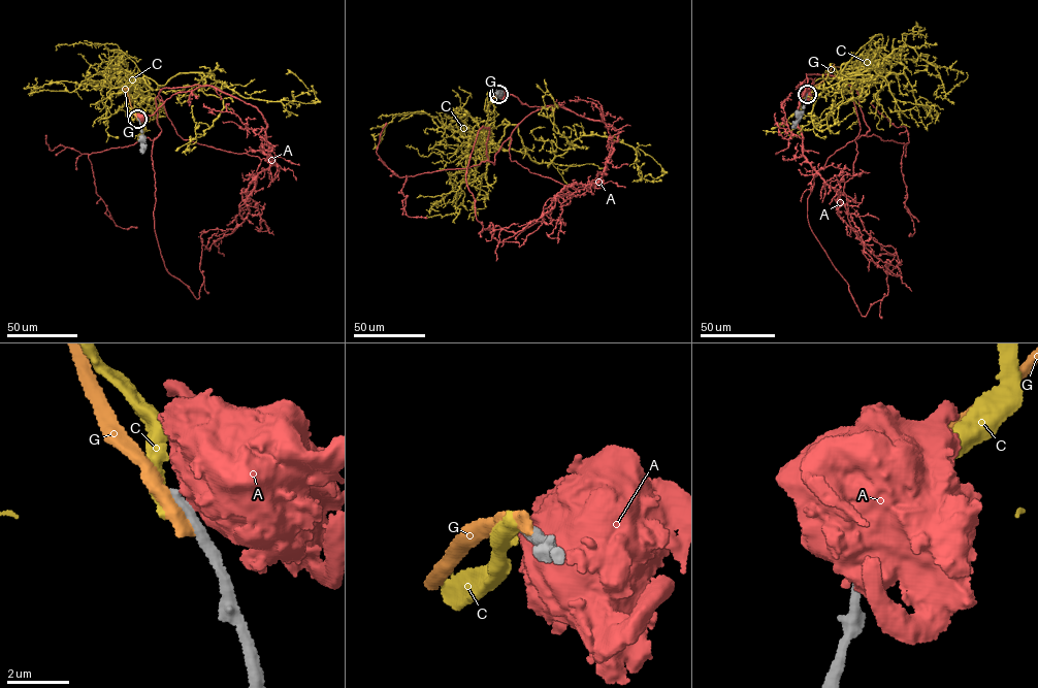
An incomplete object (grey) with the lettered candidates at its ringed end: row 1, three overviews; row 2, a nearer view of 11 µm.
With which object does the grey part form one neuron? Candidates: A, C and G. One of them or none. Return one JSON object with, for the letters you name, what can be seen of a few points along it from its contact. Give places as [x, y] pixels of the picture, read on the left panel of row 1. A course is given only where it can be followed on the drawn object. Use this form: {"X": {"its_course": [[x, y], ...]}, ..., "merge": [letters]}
{"merge": []}

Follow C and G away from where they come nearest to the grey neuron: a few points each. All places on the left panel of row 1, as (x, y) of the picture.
C: (137, 119), (125, 104), (135, 79), (152, 89), (143, 76), (213, 73), (284, 105), (309, 91), (286, 74)
G: (137, 119), (125, 89), (127, 88)

